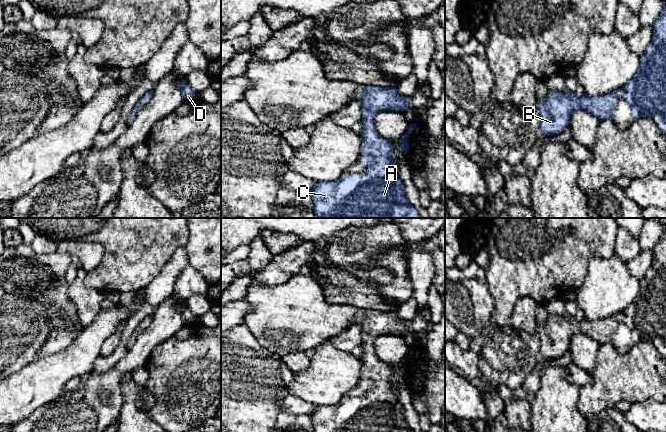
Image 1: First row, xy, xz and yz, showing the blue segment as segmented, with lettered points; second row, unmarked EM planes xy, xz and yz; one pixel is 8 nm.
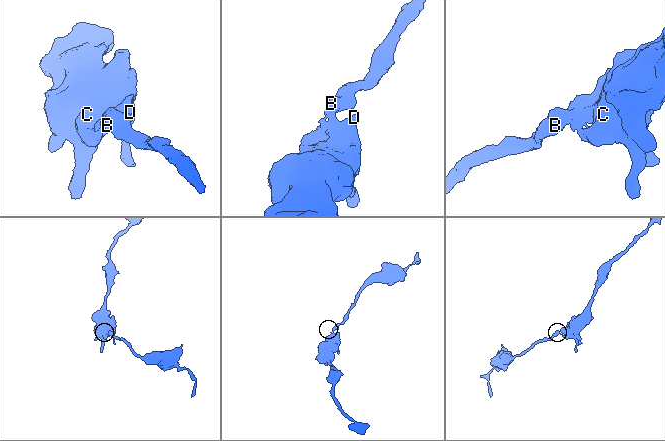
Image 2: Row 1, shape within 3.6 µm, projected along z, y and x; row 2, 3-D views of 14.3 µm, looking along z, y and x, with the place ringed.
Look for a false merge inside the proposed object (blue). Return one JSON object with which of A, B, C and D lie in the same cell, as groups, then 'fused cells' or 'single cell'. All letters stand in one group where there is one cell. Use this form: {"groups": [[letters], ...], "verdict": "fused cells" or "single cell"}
{"groups": [["A", "B", "C", "D"]], "verdict": "single cell"}

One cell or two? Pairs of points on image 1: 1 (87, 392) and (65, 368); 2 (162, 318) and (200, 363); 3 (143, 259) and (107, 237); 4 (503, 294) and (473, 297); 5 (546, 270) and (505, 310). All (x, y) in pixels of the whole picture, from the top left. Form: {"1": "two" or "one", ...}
{"1": "two", "2": "two", "3": "one", "4": "two", "5": "one"}

